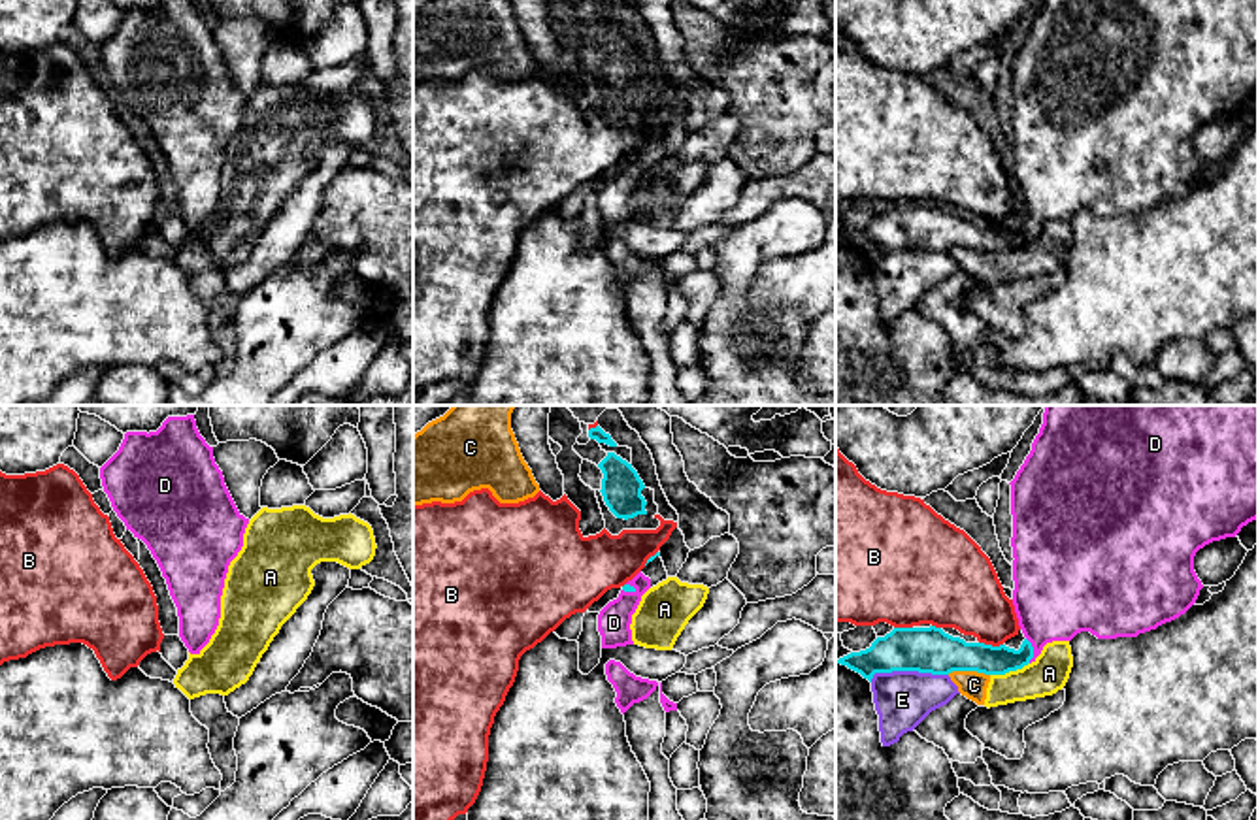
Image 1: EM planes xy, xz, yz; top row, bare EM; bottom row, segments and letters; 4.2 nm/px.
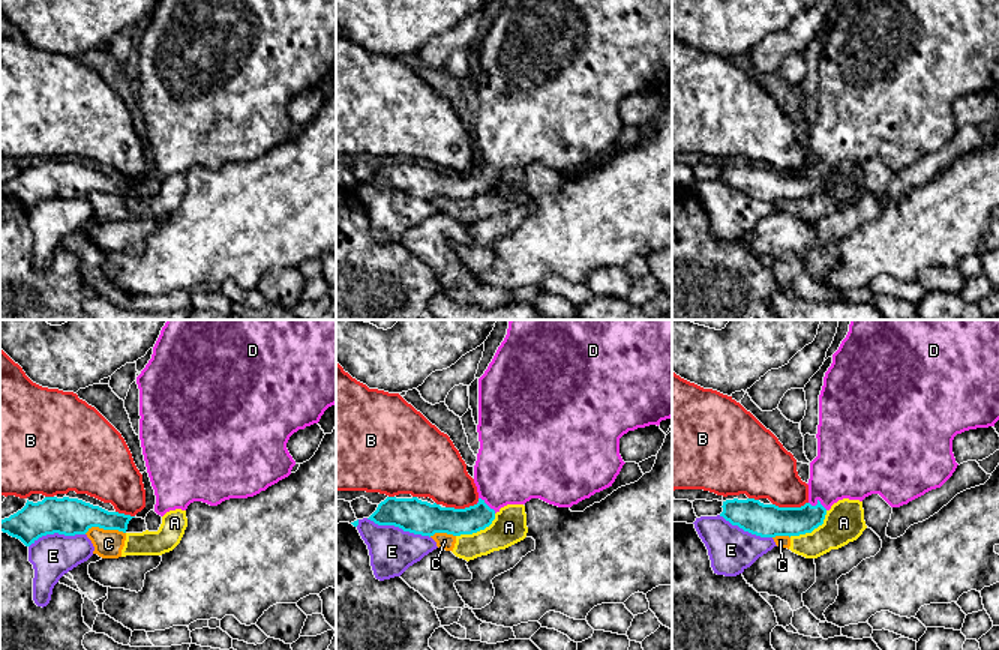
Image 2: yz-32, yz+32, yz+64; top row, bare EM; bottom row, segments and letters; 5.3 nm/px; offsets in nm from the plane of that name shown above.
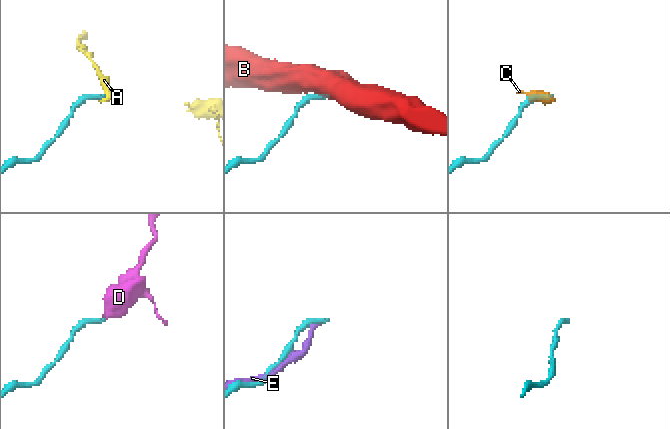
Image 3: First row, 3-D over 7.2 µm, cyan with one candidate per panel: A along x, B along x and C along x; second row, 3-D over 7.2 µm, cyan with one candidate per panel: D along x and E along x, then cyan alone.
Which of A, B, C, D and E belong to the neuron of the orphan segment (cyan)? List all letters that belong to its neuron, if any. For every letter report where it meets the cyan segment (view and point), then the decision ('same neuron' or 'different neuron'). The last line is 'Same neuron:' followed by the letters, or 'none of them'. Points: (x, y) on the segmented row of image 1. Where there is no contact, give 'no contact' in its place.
A: yz (1009, 670) | different neuron
B: yz (991, 645) | different neuron
C: yz (968, 670) | different neuron
D: yz (1032, 651) | same neuron
E: yz (908, 670) | different neuron
Same neuron: D

